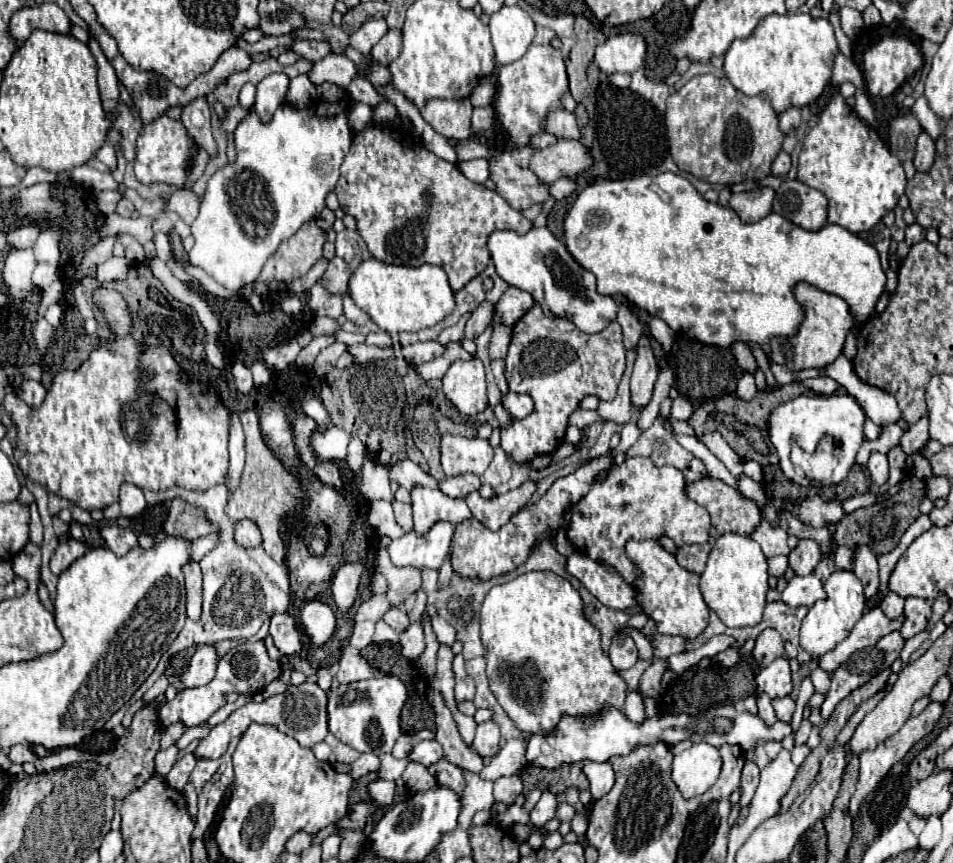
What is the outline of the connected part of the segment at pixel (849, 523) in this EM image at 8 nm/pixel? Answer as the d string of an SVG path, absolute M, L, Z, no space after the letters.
M915 474L903 476L901 490L893 498L887 498L887 500L877 502L877 504L867 506L867 508L859 508L859 510L847 514L837 524L837 530L835 530L837 544L849 546L851 550L857 544L869 544L869 546L875 548L877 556L885 554L885 552L891 552L899 544L899 538L905 534L905 530L917 520L919 504L921 504L923 498L925 498L925 480L917 478Z

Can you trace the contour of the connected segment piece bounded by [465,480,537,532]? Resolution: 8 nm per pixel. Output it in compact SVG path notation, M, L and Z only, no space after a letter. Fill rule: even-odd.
M527 480L523 482L519 488L515 490L509 490L507 494L503 496L497 496L497 498L491 498L491 500L485 500L479 496L479 492L473 492L465 498L467 506L471 508L473 516L485 524L487 528L491 528L493 532L499 530L503 524L507 524L507 518L511 518L515 512L519 512L527 500L531 498L531 494L535 492L537 484L535 480Z

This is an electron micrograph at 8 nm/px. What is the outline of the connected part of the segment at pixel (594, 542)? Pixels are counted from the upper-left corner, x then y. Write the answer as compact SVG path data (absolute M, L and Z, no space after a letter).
M635 456L635 458L627 458L619 466L611 466L607 470L605 478L595 480L591 490L573 506L571 520L567 526L567 540L573 544L573 548L583 552L591 560L597 560L605 566L611 566L617 574L621 574L621 578L627 584L633 586L635 580L641 576L641 572L639 572L637 564L625 556L625 544L631 538L633 540L655 540L655 542L659 542L663 536L669 536L677 548L683 548L687 544L707 542L709 528L711 528L709 512L687 496L687 482L685 482L685 476L679 468L655 466L653 460L643 458L643 456Z

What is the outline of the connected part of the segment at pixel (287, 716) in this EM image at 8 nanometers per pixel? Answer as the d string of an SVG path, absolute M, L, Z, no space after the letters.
M305 682L301 686L289 686L287 692L271 696L271 698L263 700L261 704L251 702L251 704L245 704L245 706L237 708L225 722L213 726L211 732L209 732L209 736L205 736L203 740L199 740L199 744L197 744L197 748L195 748L193 754L195 754L195 758L217 760L219 756L223 756L227 752L229 742L235 736L241 736L251 722L277 726L281 732L285 732L291 738L295 738L303 748L313 748L317 742L323 742L325 736L329 734L325 706L327 706L327 694L317 684L307 684Z

